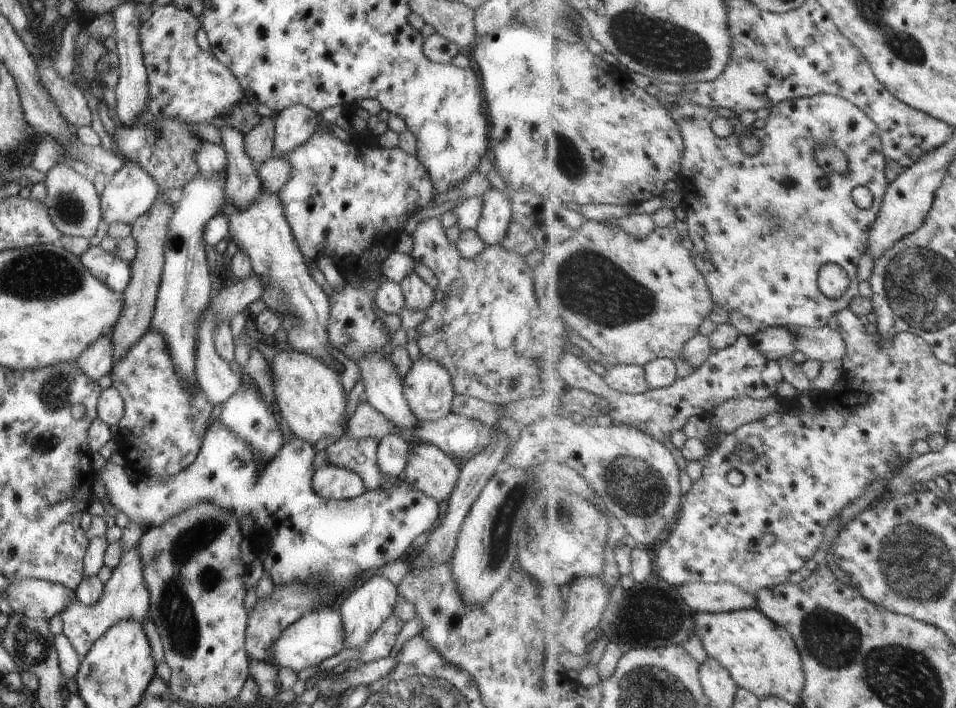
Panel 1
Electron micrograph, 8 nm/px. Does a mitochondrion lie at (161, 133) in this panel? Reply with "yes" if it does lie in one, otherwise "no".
yes

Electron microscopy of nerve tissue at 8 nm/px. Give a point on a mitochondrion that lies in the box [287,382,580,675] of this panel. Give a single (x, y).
(519, 495)

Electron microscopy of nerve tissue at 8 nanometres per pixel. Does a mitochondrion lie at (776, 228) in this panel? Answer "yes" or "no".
yes

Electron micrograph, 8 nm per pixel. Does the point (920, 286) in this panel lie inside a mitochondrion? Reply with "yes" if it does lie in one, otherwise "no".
yes

